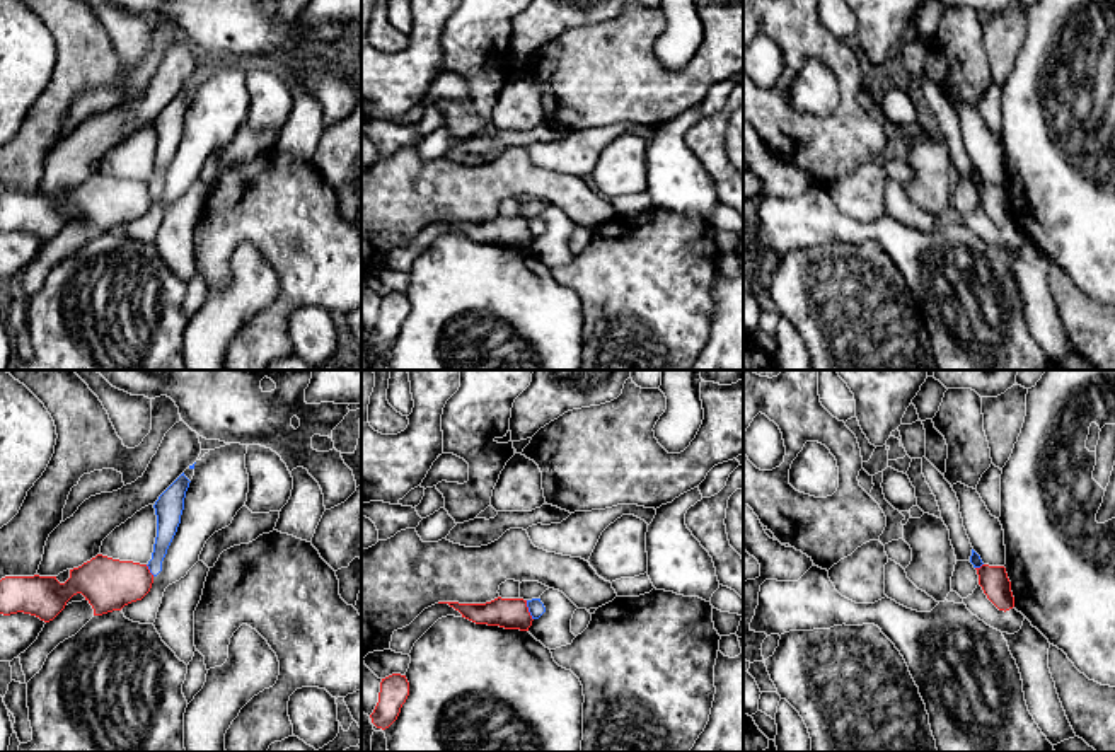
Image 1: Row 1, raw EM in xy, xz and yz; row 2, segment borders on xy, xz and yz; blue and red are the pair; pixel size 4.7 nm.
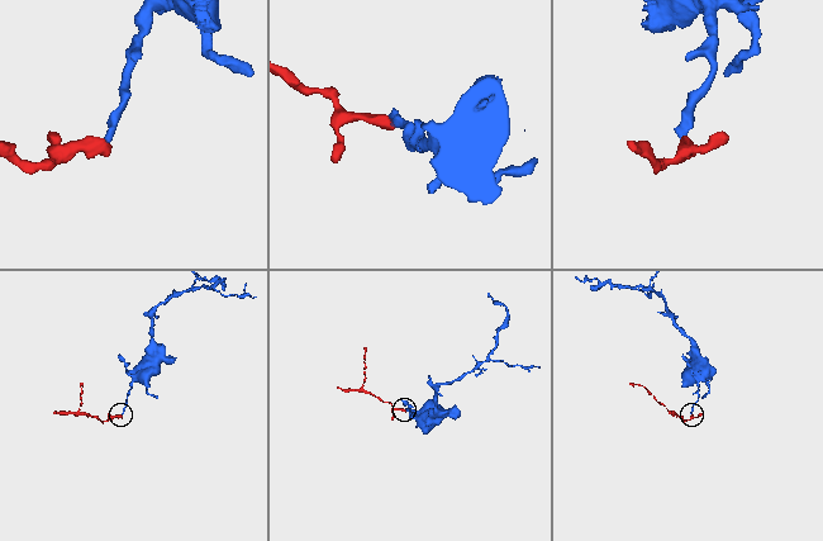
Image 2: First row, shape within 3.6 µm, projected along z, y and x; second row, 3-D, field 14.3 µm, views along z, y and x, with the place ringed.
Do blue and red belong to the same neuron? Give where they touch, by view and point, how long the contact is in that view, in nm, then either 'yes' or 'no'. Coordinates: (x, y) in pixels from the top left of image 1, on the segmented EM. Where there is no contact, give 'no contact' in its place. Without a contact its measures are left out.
meets blue in xz at (529, 611); contact 100 nm long; no

